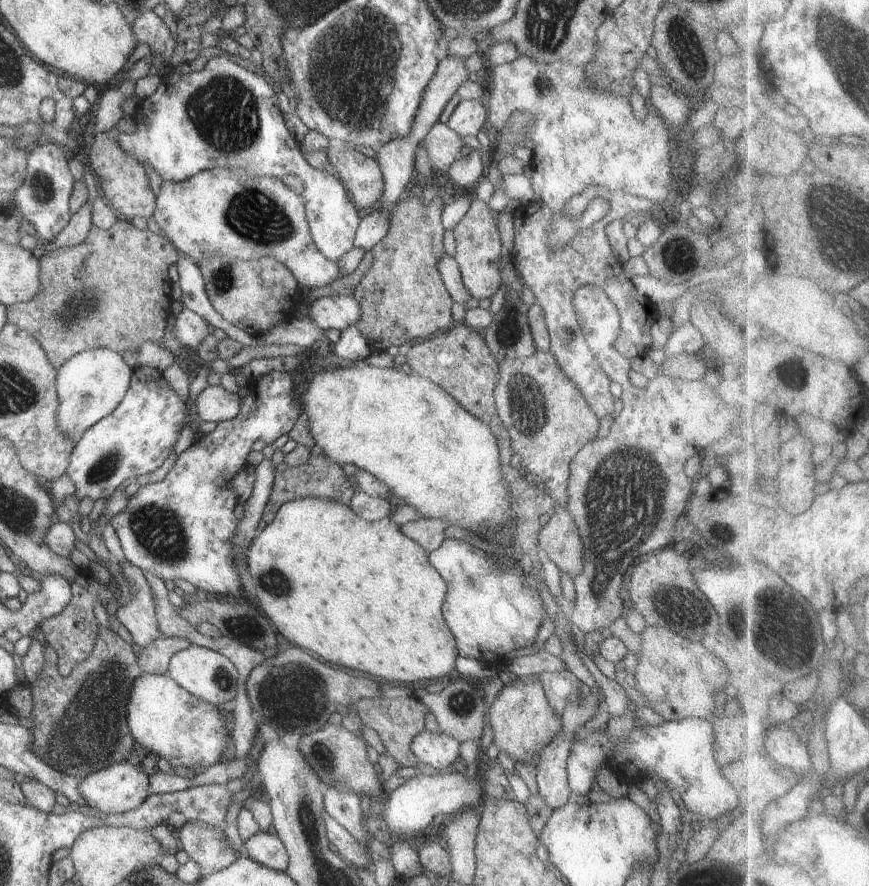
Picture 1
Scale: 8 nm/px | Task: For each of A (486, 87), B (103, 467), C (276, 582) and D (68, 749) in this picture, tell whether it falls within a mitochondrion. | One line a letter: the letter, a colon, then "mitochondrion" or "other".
A: other
B: mitochondrion
C: mitochondrion
D: mitochondrion

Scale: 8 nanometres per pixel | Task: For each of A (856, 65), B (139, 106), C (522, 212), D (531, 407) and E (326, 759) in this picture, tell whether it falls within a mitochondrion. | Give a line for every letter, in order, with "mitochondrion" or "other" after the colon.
A: mitochondrion
B: other
C: other
D: mitochondrion
E: mitochondrion

